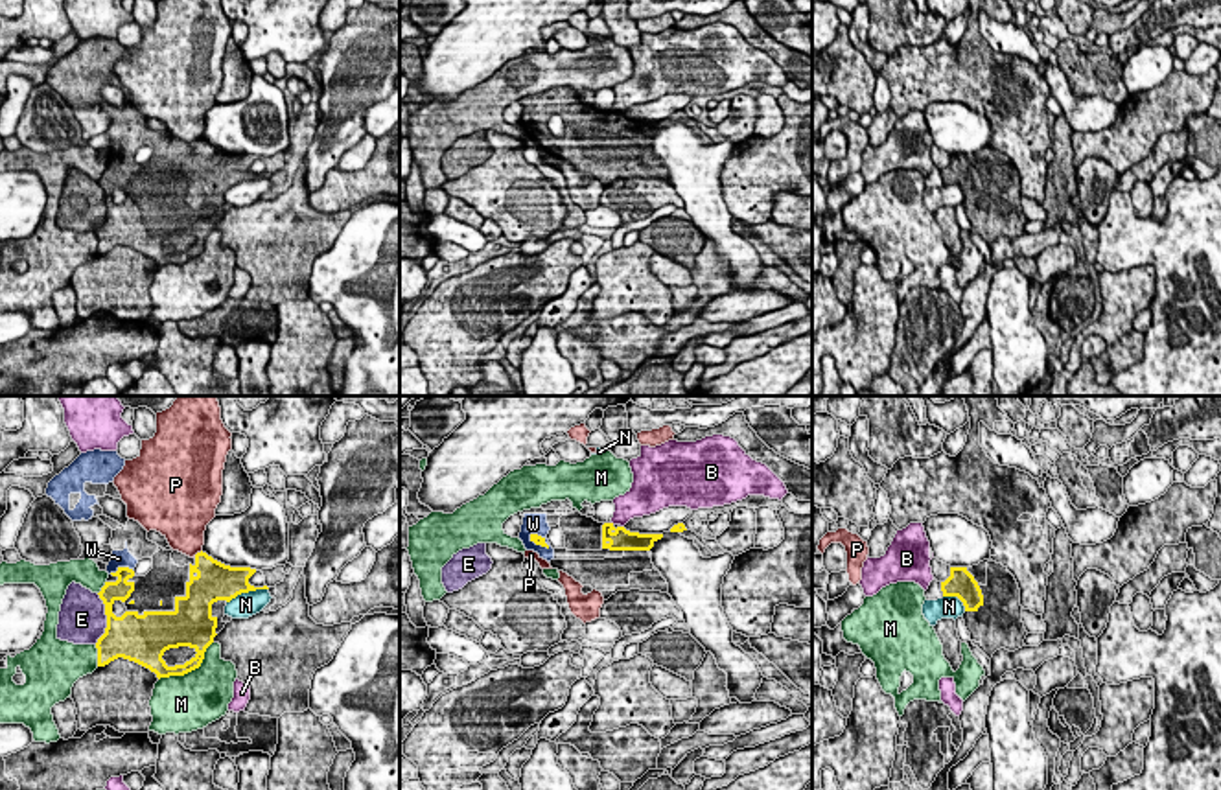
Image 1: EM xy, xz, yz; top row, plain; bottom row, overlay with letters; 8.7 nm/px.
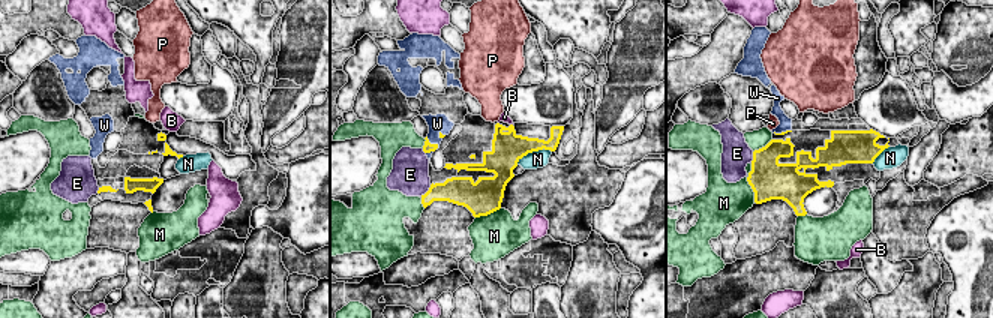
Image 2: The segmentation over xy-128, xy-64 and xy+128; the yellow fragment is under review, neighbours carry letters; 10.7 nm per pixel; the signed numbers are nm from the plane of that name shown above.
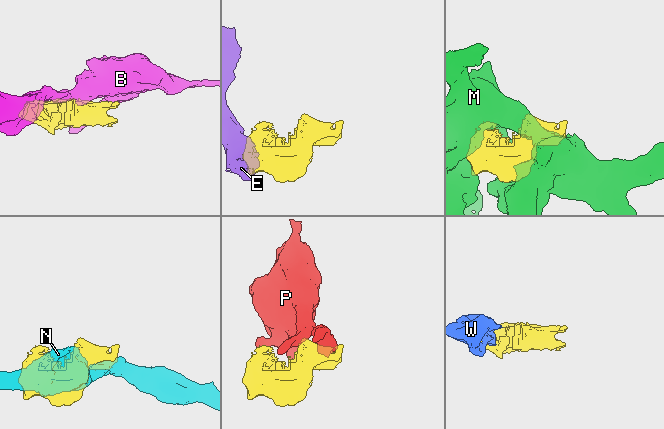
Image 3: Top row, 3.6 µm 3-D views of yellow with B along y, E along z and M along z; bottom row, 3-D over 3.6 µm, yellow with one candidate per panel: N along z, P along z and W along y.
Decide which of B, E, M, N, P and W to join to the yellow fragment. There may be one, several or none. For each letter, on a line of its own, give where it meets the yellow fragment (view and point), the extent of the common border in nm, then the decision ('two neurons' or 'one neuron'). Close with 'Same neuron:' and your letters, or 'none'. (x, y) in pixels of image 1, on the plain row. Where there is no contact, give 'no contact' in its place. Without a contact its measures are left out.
B: no contact; two neurons
E: contact xy (107, 207); length 440 nm; two neurons
M: contact xy (190, 258); length 600 nm; two neurons
N: contact xy (247, 179); length 400 nm; two neurons
P: contact xy (197, 140); length 110 nm; two neurons
W: contact xy (120, 155); length 220 nm; one neuron
Same neuron: W

